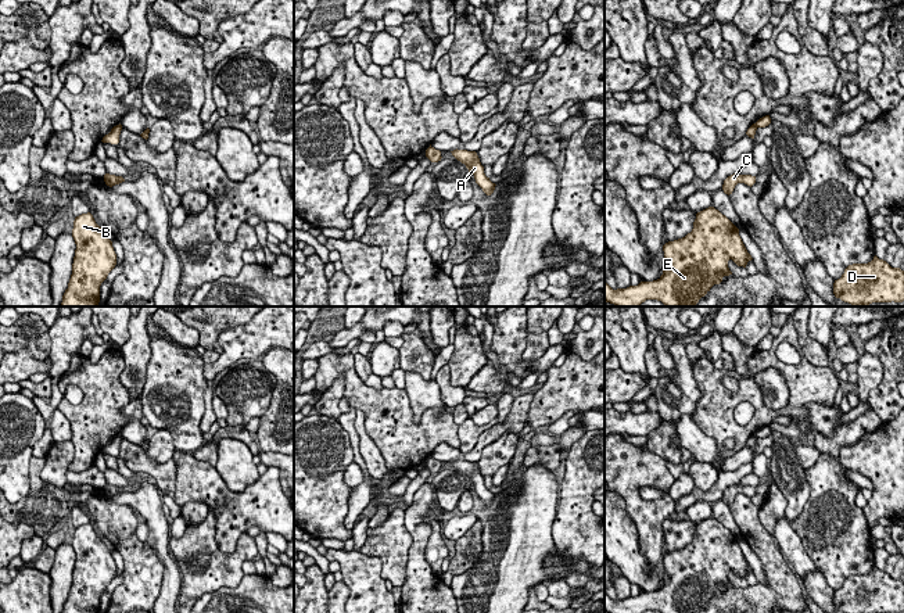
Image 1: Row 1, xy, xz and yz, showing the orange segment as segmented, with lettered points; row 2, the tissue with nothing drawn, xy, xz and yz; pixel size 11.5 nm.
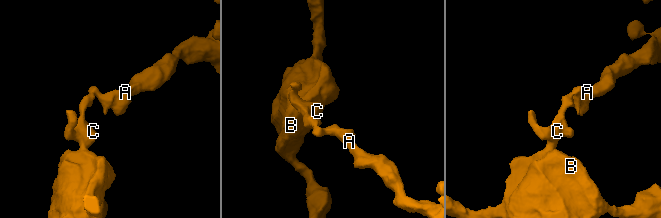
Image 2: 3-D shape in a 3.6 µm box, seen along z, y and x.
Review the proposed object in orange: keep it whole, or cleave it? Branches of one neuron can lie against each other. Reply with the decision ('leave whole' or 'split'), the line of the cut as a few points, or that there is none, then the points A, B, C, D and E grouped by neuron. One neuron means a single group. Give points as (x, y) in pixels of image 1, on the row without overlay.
split; cut yz (753, 434), (757, 437); groups A / B C D E

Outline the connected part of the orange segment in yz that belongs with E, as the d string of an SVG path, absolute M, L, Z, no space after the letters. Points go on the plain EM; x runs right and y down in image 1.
M714 517L697 523L692 542L682 549L666 553L663 562L663 585L657 591L617 601L605 592L605 613L645 613L646 610L699 613L714 595L722 592L724 587L732 585L728 578L729 570L743 578L753 570L739 546L739 539Z

